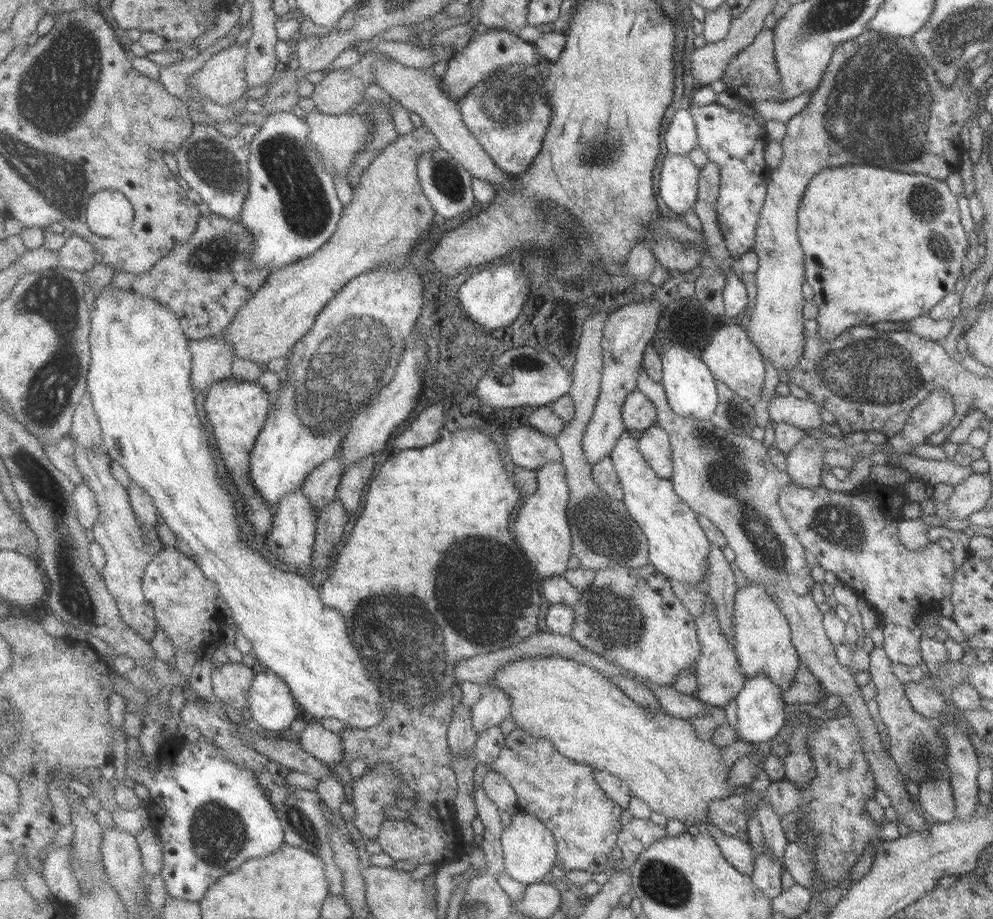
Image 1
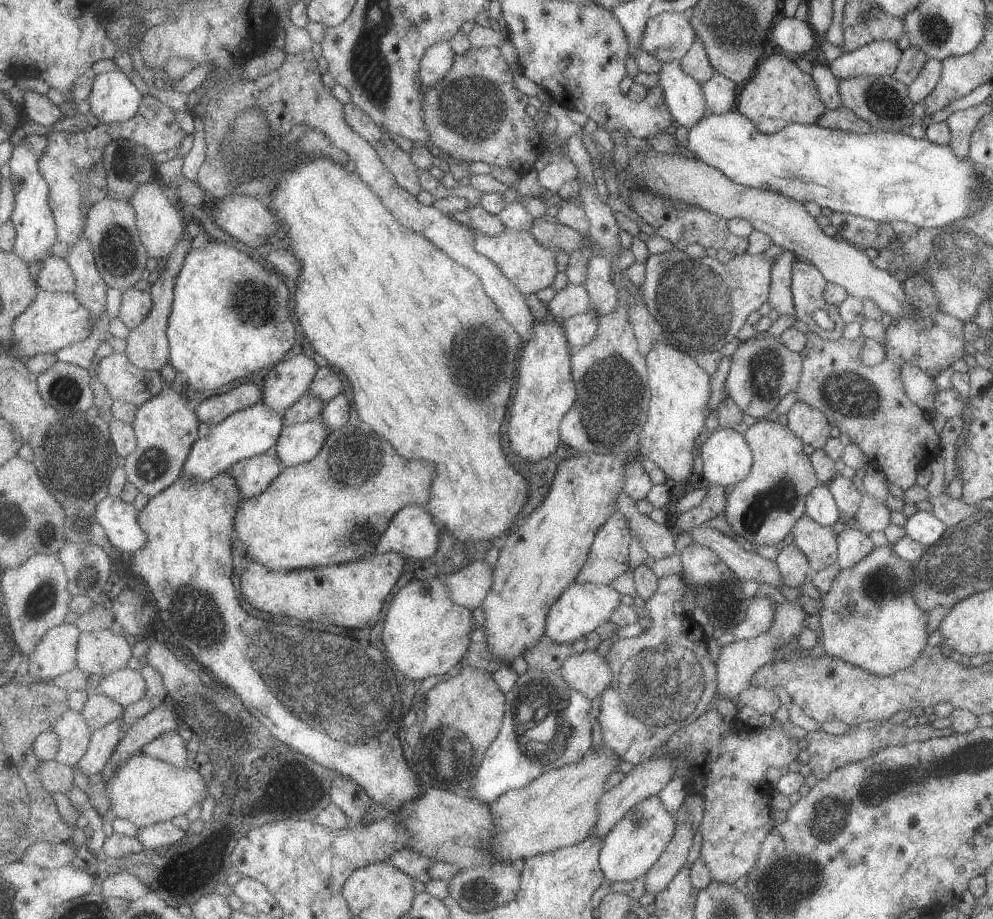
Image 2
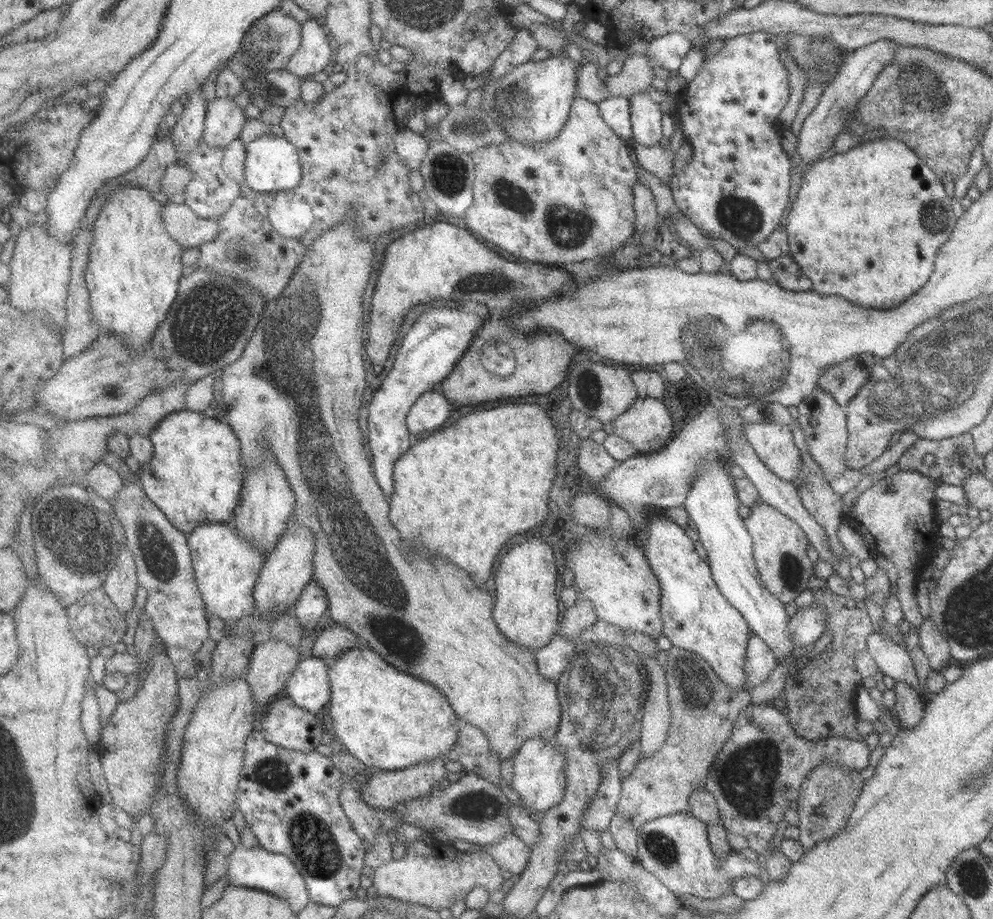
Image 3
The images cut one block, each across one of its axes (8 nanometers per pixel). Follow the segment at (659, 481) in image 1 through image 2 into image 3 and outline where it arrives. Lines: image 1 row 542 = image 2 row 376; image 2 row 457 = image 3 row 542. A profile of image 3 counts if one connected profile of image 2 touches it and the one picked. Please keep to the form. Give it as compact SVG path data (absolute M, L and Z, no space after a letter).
M663 513L648 518L648 521L648 538L638 542L647 554L652 572L660 581L663 636L669 638L673 646L706 659L728 687L736 691L751 690L744 672L747 644L752 635L746 619L720 593L708 561L698 554L686 528Z

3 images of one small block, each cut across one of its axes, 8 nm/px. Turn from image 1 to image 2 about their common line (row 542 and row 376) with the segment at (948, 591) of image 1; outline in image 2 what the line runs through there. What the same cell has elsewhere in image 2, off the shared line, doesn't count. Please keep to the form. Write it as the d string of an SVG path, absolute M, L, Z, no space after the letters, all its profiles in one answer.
M920 275L903 279L903 287L909 304L913 307L911 314L892 319L885 328L885 358L882 362L869 367L862 364L861 350L866 340L860 335L856 340L848 340L843 336L835 341L827 341L816 333L806 332L807 343L800 353L803 358L801 379L794 391L798 401L817 408L826 416L831 426L837 426L841 432L850 435L851 442L857 444L862 452L870 458L874 466L887 476L888 482L900 486L904 491L917 483L917 474L922 464L926 463L934 448L941 448L941 436L934 429L927 411L914 404L906 394L905 384L901 377L901 368L911 364L917 366L933 379L944 372L953 362L965 355L965 335L962 327L965 322L941 311L941 306L932 284Z

